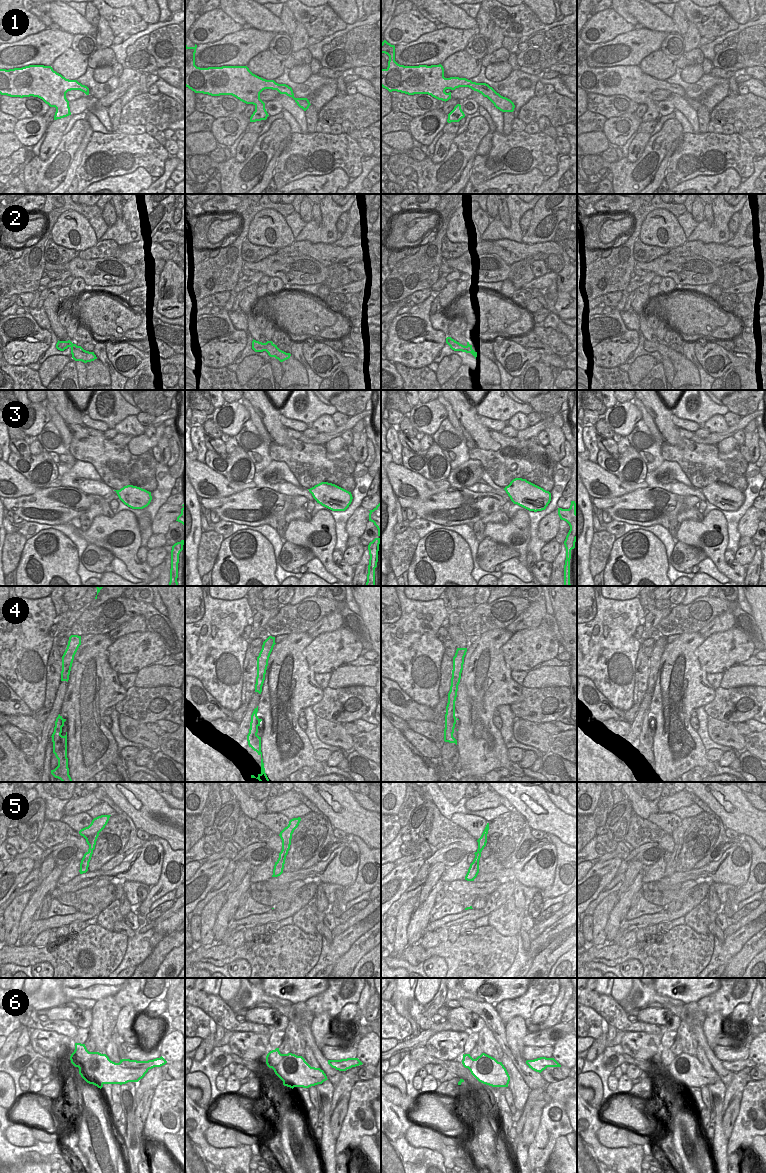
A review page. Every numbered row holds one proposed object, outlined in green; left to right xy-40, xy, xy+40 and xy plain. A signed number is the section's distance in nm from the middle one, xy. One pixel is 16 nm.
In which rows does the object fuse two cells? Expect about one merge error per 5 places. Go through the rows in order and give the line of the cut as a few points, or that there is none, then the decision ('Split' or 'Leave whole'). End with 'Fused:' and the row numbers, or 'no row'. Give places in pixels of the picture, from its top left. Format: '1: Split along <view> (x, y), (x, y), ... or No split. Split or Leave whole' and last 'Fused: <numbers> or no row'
1: No split. Leave whole
2: No split. Leave whole
3: Split along xy+40 (505, 487), (506, 490). Split
4: No split. Leave whole
5: No split. Leave whole
6: Split along xy-40 (116, 1063), (106, 1069), (85, 1062), (79, 1072). Split
Fused: 3, 6

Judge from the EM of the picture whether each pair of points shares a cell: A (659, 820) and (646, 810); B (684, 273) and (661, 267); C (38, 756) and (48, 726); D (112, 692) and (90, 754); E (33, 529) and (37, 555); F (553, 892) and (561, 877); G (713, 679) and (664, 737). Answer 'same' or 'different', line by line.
A: different
B: same
C: same
D: same
E: different
F: same
G: different

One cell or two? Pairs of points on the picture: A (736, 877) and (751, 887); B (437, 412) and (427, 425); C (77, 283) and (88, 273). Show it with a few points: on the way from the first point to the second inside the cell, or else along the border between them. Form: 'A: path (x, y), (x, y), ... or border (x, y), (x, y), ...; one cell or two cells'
A: border (752, 860), (749, 866), (747, 881), (738, 887); two cells
B: path (434, 415), (430, 423); one cell
C: border (74, 277), (80, 277), (88, 288); two cells

